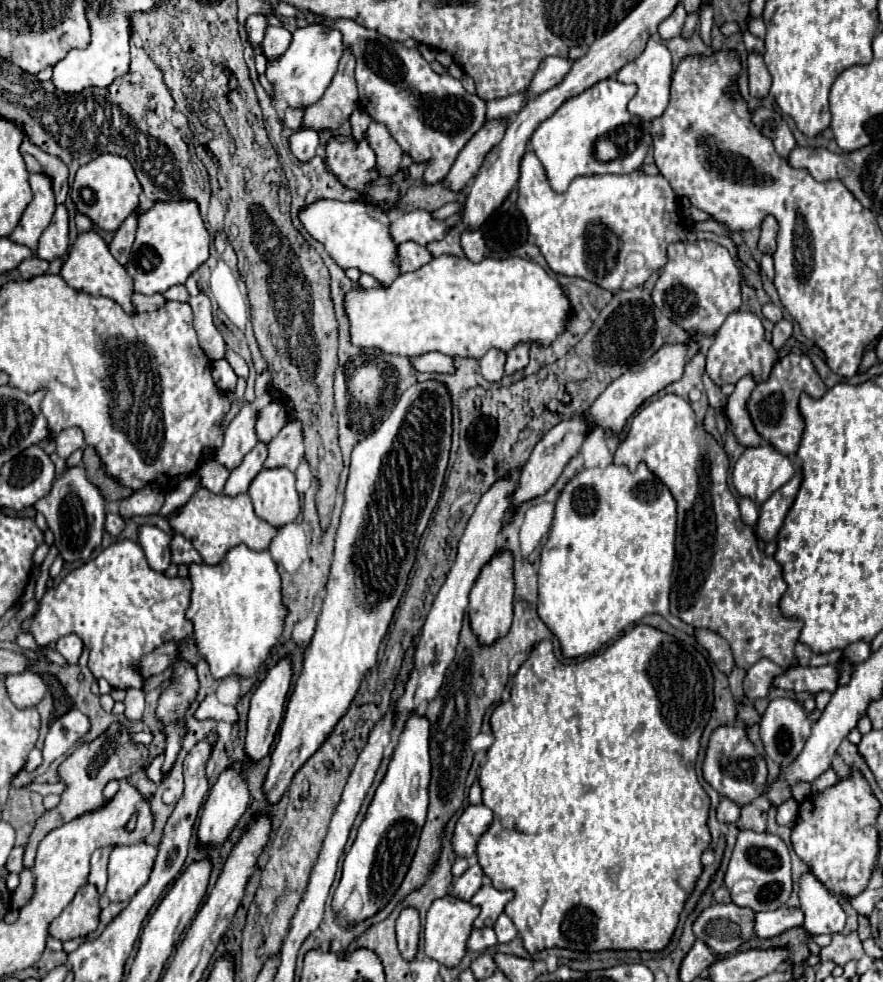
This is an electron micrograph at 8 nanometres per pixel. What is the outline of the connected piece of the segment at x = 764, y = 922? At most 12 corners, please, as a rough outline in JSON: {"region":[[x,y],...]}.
{"region":[[782,905],[756,915],[754,931],[772,939],[788,929],[802,927],[800,907]]}

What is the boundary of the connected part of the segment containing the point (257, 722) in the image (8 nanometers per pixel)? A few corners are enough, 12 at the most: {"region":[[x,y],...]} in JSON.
{"region":[[282,659],[252,695],[244,753],[270,753],[290,687]]}

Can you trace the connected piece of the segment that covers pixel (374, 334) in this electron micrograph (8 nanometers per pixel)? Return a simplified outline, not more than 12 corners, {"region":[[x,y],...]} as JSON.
{"region":[[440,255],[346,295],[352,343],[410,359],[548,347],[538,263]]}

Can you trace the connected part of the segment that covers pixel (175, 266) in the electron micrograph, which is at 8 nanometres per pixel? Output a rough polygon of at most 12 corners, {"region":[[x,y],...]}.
{"region":[[194,201],[138,213],[126,271],[142,295],[184,285],[210,251]]}

